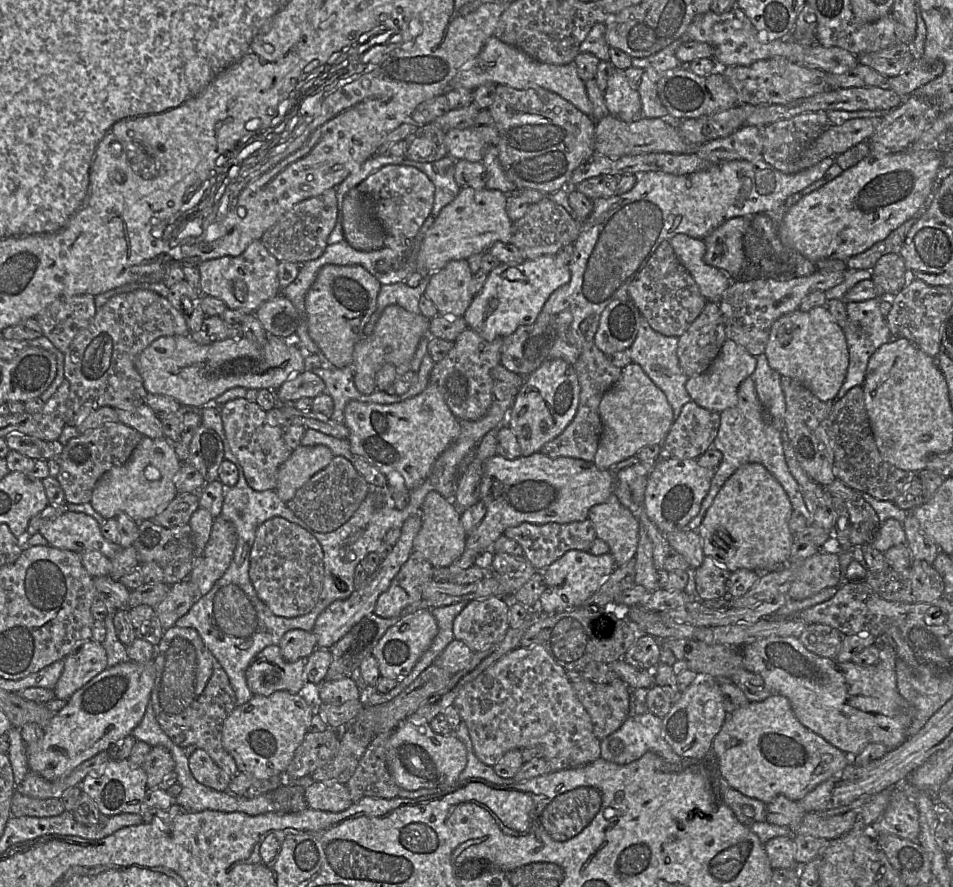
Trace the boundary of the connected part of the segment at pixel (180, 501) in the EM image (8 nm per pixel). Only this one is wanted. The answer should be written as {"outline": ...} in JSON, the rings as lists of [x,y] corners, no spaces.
{"outline":[[[198,493],[178,494],[167,508],[151,521],[165,528],[183,526],[189,523],[191,516],[199,507]]]}

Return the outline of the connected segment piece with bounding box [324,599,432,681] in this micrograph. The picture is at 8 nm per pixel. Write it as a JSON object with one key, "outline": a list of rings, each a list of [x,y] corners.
{"outline":[[[422,599],[404,608],[399,616],[382,618],[371,613],[364,617],[329,649],[332,659],[324,680],[350,678],[352,672],[359,668],[361,661],[366,656],[372,655],[374,647],[388,628],[410,614],[430,609],[432,608]]]}

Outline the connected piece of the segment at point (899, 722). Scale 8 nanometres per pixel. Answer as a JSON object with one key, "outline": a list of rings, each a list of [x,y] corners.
{"outline":[[[770,636],[741,647],[743,668],[759,674],[774,693],[787,697],[796,718],[803,726],[845,754],[856,756],[870,743],[882,743],[888,749],[894,749],[908,739],[912,712],[909,703],[897,689],[896,652],[891,645],[881,642],[880,637],[877,638],[879,660],[868,667],[816,655],[807,650],[796,637]]]}

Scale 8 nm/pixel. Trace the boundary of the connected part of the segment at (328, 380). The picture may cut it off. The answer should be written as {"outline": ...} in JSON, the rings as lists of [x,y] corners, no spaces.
{"outline":[[[352,364],[343,368],[337,368],[333,365],[326,368],[314,368],[312,372],[323,380],[326,386],[326,393],[333,399],[334,411],[331,420],[337,424],[344,424],[344,409],[352,400],[393,404],[410,399],[413,396],[412,385],[401,395],[390,395],[380,390],[368,395],[360,393],[354,383]]]}

